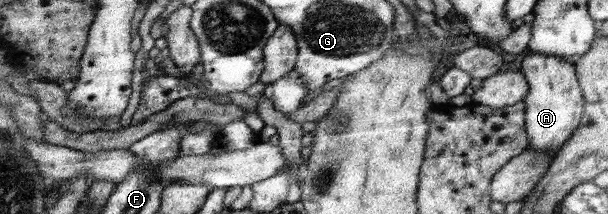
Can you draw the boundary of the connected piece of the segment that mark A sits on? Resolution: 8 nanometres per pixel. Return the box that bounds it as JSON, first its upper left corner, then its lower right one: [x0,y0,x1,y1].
[520,52,584,158]

